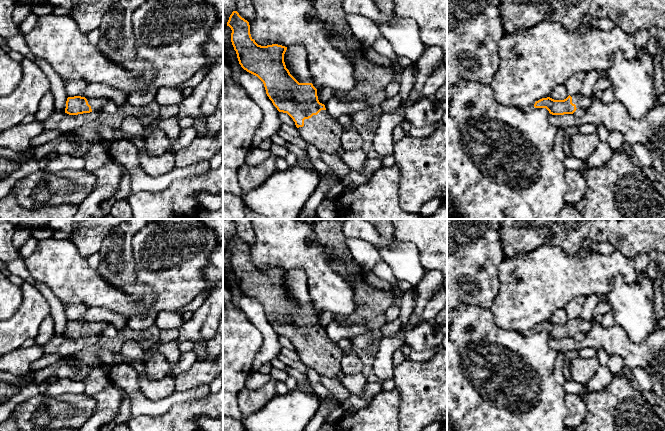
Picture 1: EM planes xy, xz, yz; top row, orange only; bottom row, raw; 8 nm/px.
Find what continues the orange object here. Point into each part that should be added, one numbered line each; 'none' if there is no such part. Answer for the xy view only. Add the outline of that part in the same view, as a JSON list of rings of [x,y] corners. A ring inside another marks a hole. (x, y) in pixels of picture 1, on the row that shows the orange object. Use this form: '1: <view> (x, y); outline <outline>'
1: xy (97, 104); outline [[[103,97],[97,98],[86,98],[88,104],[91,106],[92,112],[102,111],[104,105],[107,103],[108,99]]]

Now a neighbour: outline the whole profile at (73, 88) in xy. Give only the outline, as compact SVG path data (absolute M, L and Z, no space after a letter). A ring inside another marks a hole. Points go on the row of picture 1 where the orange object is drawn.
M85 80L64 81L64 86L68 97L80 96L89 84L90 83Z

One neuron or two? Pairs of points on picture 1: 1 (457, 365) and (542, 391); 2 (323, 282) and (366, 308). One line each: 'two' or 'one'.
1: one
2: two

